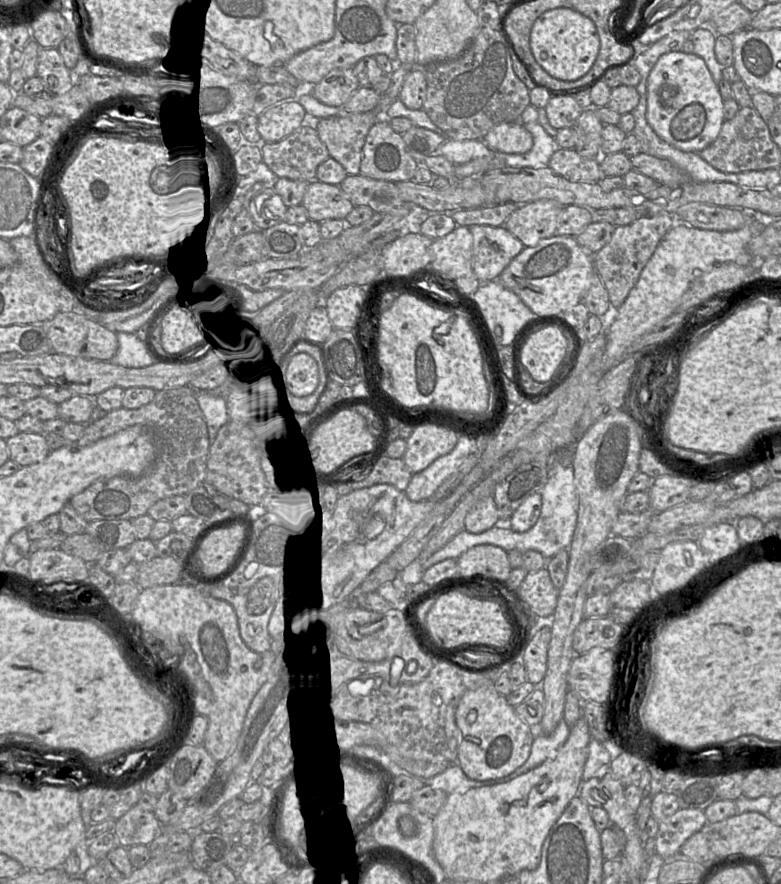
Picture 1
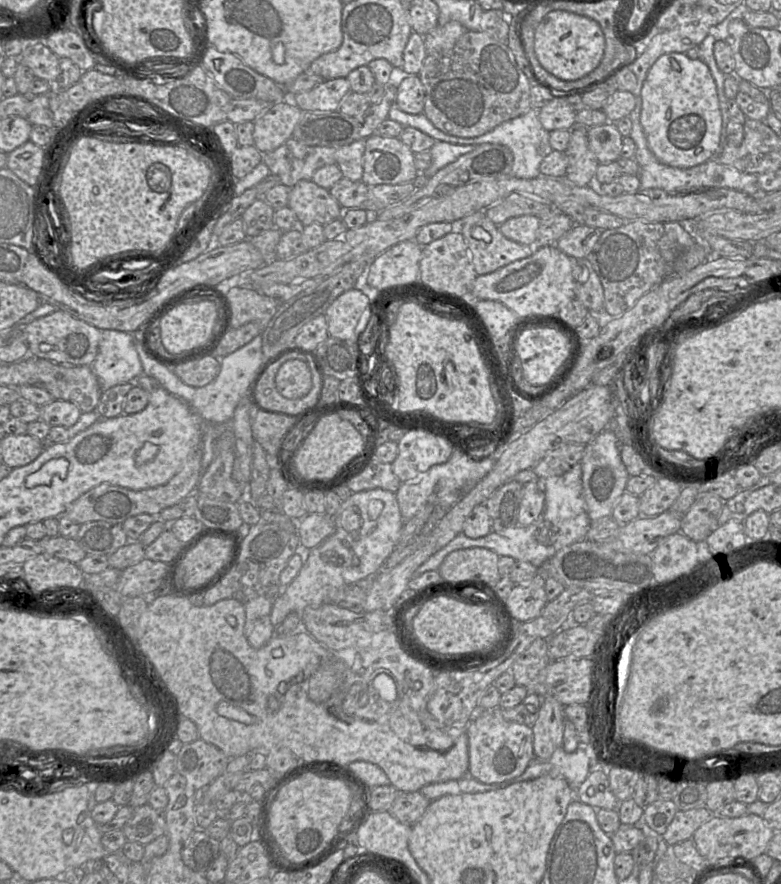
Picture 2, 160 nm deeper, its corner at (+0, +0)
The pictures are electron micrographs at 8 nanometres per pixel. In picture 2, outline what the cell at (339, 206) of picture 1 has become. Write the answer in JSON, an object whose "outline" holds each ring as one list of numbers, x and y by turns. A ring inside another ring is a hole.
{"outline":[[312,179,300,180,290,188,288,207,295,212,300,229,312,223,326,225,344,212,329,190]]}

